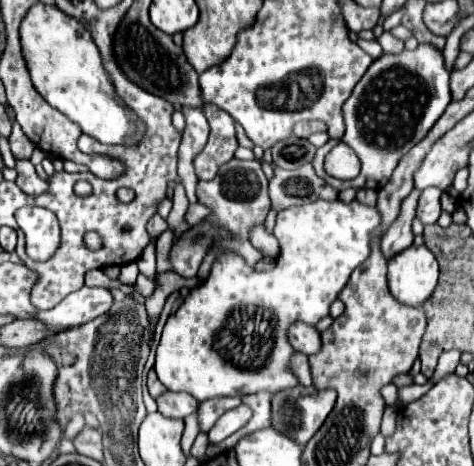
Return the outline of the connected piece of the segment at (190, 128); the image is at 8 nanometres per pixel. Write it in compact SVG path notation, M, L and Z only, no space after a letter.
M182 107L186 117L186 129L182 133L182 143L178 149L178 181L184 185L188 201L196 203L196 185L198 177L194 173L194 159L198 151L206 147L208 141L208 123L200 109Z

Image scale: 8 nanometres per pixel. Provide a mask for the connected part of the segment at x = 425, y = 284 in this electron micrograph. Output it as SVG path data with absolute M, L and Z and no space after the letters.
M410 245L388 261L388 287L406 305L422 305L438 283L438 263L426 245Z

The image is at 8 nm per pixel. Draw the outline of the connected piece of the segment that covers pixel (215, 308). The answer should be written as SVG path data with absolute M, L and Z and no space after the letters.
M314 201L314 203L308 203L308 205L300 205L300 207L290 207L286 211L280 211L276 217L276 224L273 230L273 234L278 243L280 243L280 257L276 261L276 267L272 271L266 271L266 273L258 273L254 271L252 267L246 265L246 261L234 253L234 251L222 251L214 265L212 265L212 271L208 275L208 279L190 289L190 293L186 295L184 303L178 307L178 311L174 315L168 317L166 325L164 325L164 331L162 331L162 339L160 339L160 345L156 349L156 375L158 379L162 381L162 385L170 391L186 391L190 395L194 395L198 401L206 401L206 399L216 399L216 397L226 397L226 395L250 395L250 393L258 393L262 389L274 393L274 391L280 391L280 389L286 389L286 387L292 387L292 385L298 385L298 381L294 379L294 375L288 371L288 359L290 355L294 353L294 349L290 347L288 339L286 339L286 329L290 323L294 321L304 321L308 325L316 325L316 321L320 321L322 317L328 315L328 309L332 305L332 301L336 301L338 293L346 287L348 279L350 279L350 273L370 255L370 233L368 231L374 231L374 227L378 227L380 223L380 215L376 211L376 207L366 207L358 201L352 201L352 203L342 203L342 201Z

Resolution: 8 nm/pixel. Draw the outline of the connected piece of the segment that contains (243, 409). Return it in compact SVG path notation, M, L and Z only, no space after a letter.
M238 405L230 411L226 411L216 423L214 427L208 431L208 437L210 437L210 443L220 443L224 441L226 437L230 437L232 433L236 433L238 429L242 429L252 417L252 409L248 405Z

